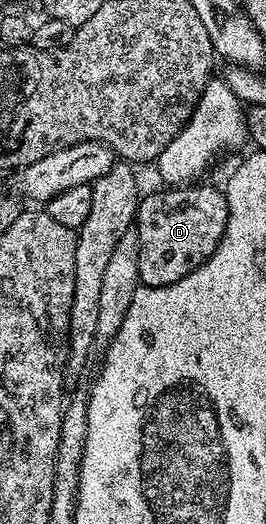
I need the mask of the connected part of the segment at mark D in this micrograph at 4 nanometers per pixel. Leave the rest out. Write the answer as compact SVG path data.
M177 185L157 191L137 204L135 230L139 237L139 277L147 287L166 287L202 267L218 247L227 225L227 195L213 187Z

